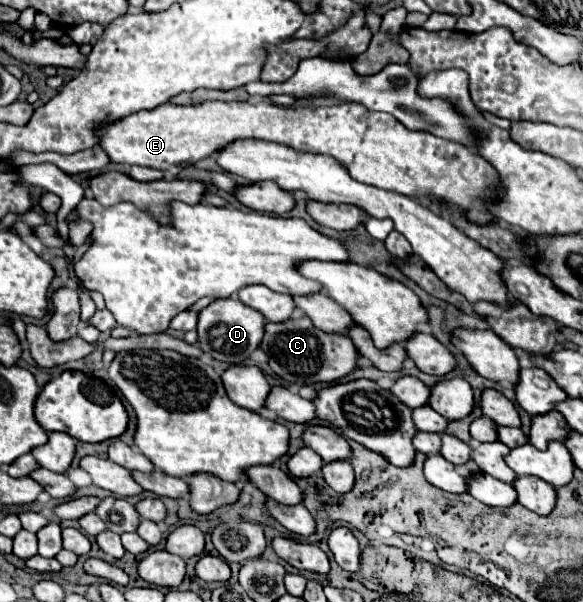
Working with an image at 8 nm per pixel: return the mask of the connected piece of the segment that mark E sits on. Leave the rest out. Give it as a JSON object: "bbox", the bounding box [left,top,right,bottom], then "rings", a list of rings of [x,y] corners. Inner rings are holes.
{"bbox":[96,100,498,224],"rings":[[[268,100],[262,102],[202,102],[194,106],[176,106],[166,102],[156,110],[144,110],[120,118],[116,122],[106,122],[96,128],[98,146],[108,154],[112,162],[118,164],[138,164],[162,170],[170,176],[176,176],[180,168],[188,164],[196,164],[198,160],[214,154],[226,144],[238,138],[260,138],[268,142],[278,142],[292,146],[294,150],[304,150],[312,154],[332,154],[338,162],[350,172],[350,176],[358,182],[372,184],[376,188],[392,190],[410,198],[416,198],[420,204],[430,206],[430,196],[460,206],[466,210],[468,218],[478,224],[486,224],[492,220],[492,214],[484,206],[484,198],[490,198],[492,188],[496,186],[498,174],[496,170],[470,148],[450,142],[444,138],[436,138],[430,132],[412,132],[404,128],[392,114],[386,112],[368,112],[358,104],[338,104],[338,106],[298,106],[298,108],[280,108]]]}

